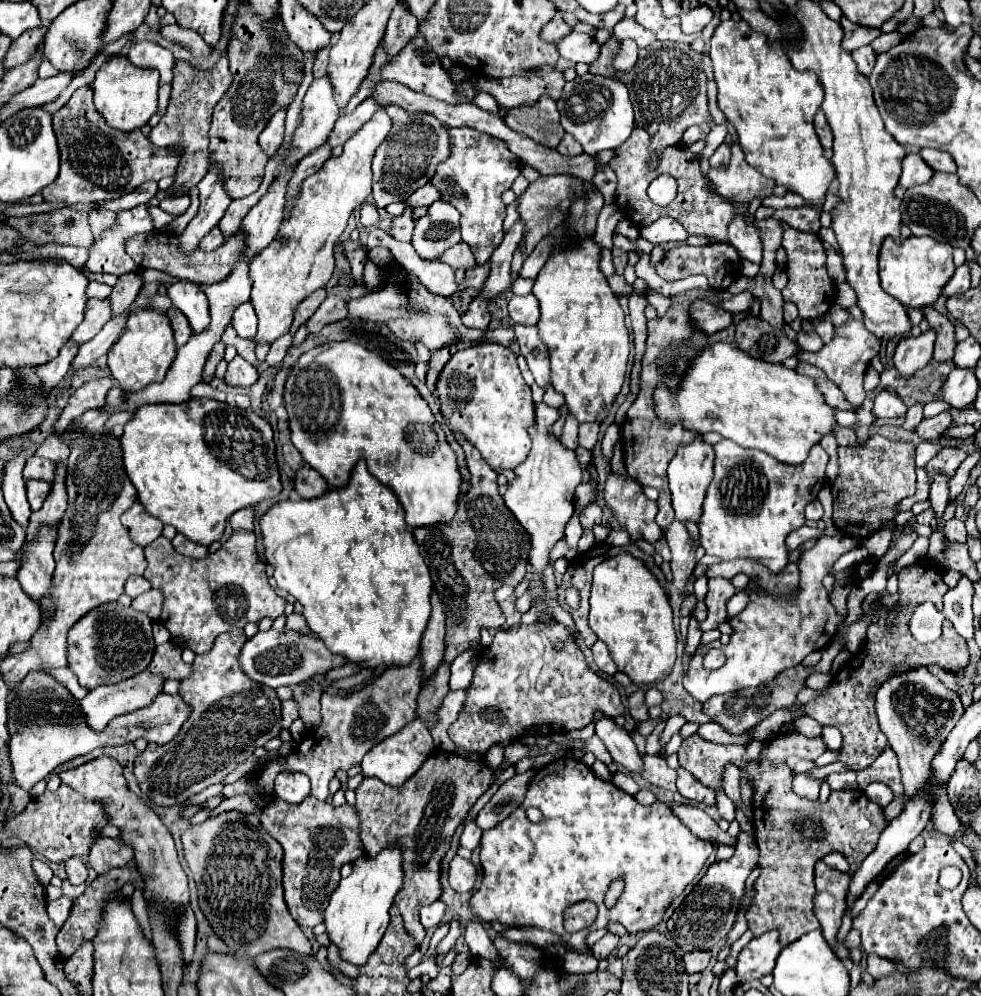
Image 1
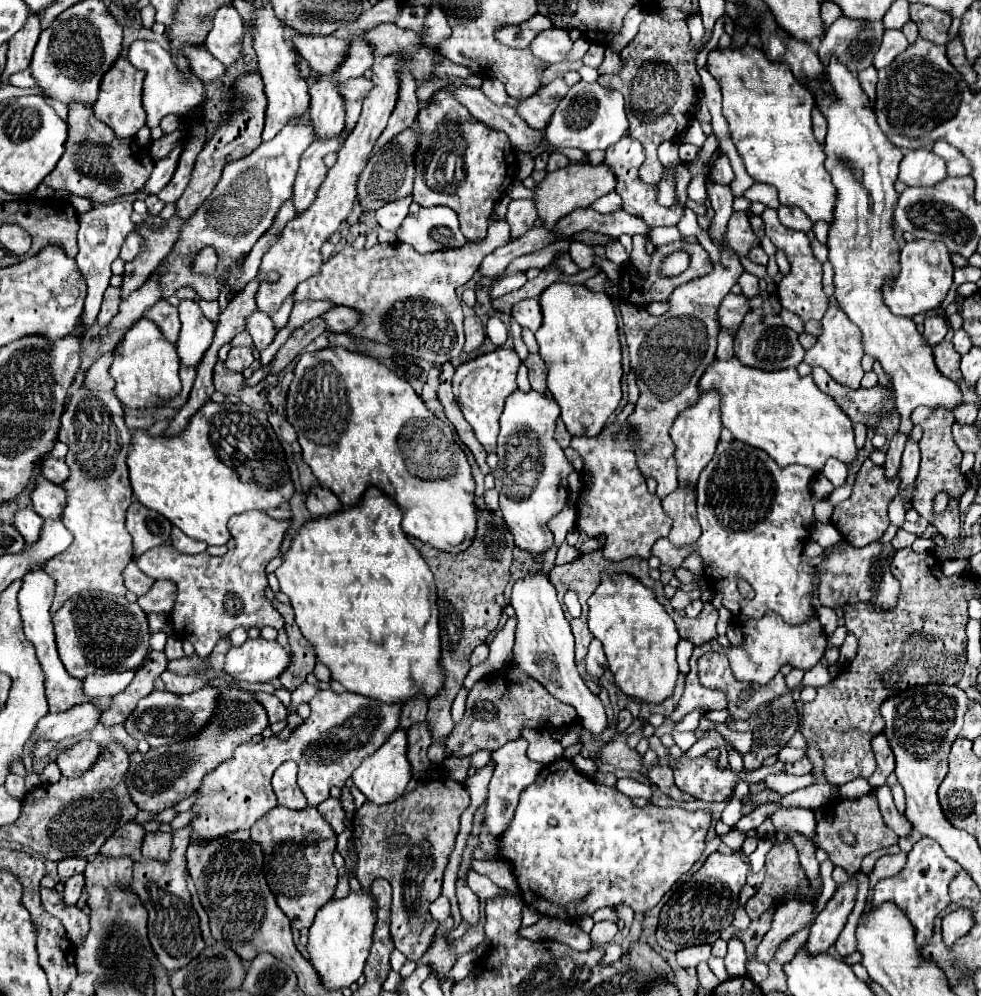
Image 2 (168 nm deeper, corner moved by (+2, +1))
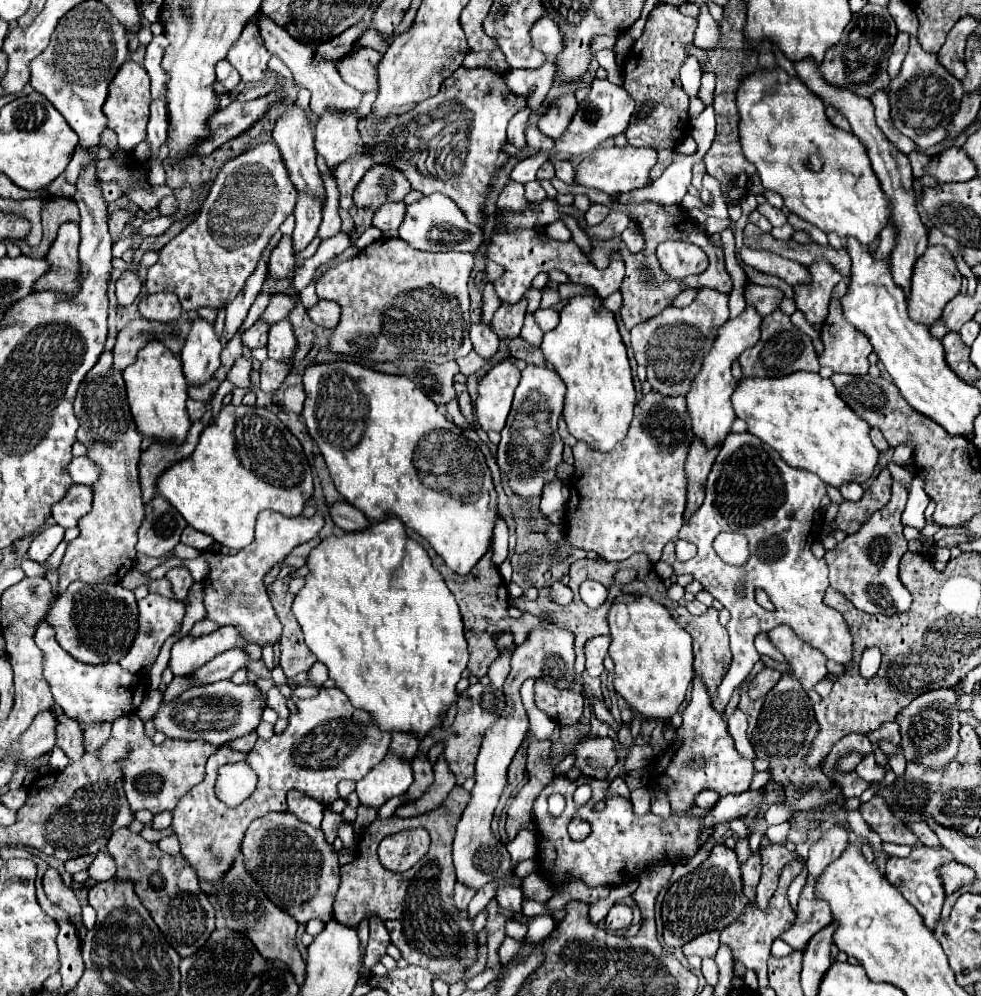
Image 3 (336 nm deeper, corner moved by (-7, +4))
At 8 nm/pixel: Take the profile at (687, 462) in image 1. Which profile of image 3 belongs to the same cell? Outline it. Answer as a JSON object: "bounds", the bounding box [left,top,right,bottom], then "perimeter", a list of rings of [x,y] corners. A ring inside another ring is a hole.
{"bounds":[685,307,763,447],"perimeter":[[[745,307],[745,311],[739,317],[723,323],[723,327],[719,327],[719,333],[711,351],[703,357],[701,371],[695,375],[691,383],[691,389],[685,399],[687,399],[693,431],[699,439],[703,439],[703,443],[707,443],[707,447],[721,443],[725,435],[731,431],[731,423],[735,421],[735,413],[731,407],[731,393],[733,393],[731,365],[745,349],[751,349],[759,341],[761,321],[763,317],[755,311],[755,307]]]}

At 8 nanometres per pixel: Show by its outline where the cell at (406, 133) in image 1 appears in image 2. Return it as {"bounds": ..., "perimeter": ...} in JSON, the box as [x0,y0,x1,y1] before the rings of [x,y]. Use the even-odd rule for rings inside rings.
{"bounds":[358,122,420,210],"perimeter":[[[414,122],[414,126],[406,128],[398,136],[394,136],[388,144],[384,144],[368,160],[366,172],[362,172],[362,180],[358,182],[358,200],[364,210],[378,210],[380,206],[384,206],[392,200],[400,200],[400,198],[406,198],[412,194],[414,158],[416,158],[416,150],[418,150],[416,142],[420,138],[420,134],[416,134],[416,128],[418,128],[418,122]]]}

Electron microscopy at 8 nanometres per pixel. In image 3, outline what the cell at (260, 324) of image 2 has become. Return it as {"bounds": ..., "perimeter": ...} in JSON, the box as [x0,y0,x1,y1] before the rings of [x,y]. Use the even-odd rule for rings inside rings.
{"bounds":[267,319,297,363],"perimeter":[[[287,319],[281,323],[275,323],[271,327],[267,349],[269,349],[271,359],[279,359],[279,361],[287,361],[287,363],[293,361],[295,351],[297,351],[297,339],[295,339],[293,327]]]}

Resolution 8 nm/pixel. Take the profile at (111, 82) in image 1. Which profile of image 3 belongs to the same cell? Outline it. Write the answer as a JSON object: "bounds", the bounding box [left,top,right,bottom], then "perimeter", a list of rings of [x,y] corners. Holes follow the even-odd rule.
{"bounds":[103,61,151,153],"perimeter":[[[125,61],[123,67],[117,71],[109,85],[107,101],[103,105],[103,113],[107,117],[107,127],[117,133],[119,149],[123,153],[133,153],[133,149],[145,139],[145,127],[149,121],[149,105],[151,105],[151,91],[149,91],[149,75],[147,71],[137,65],[135,61]]]}

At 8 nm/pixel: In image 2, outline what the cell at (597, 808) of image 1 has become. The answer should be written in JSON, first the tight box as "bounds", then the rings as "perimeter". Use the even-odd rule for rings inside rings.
{"bounds":[496,758,710,920],"perimeter":[[[560,758],[546,764],[536,782],[520,794],[514,820],[496,838],[496,848],[498,856],[512,866],[524,902],[544,916],[574,920],[574,900],[584,902],[584,916],[592,916],[598,908],[616,908],[620,904],[646,914],[698,862],[706,848],[708,826],[710,814],[706,810],[688,812],[684,808],[660,808],[656,804],[638,808],[626,794],[596,784],[578,772],[568,758]]]}

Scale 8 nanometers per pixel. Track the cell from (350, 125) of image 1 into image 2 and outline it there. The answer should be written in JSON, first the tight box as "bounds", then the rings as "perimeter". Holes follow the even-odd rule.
{"bounds":[294,130,344,212],"perimeter":[[[344,130],[334,138],[314,140],[308,146],[306,154],[302,154],[298,176],[294,182],[294,204],[296,204],[298,212],[302,212],[302,210],[306,210],[306,206],[310,206],[310,202],[314,200],[314,190],[318,190],[318,186],[322,184],[322,178],[328,170],[322,158],[330,152],[340,150],[342,142],[344,142]]]}

